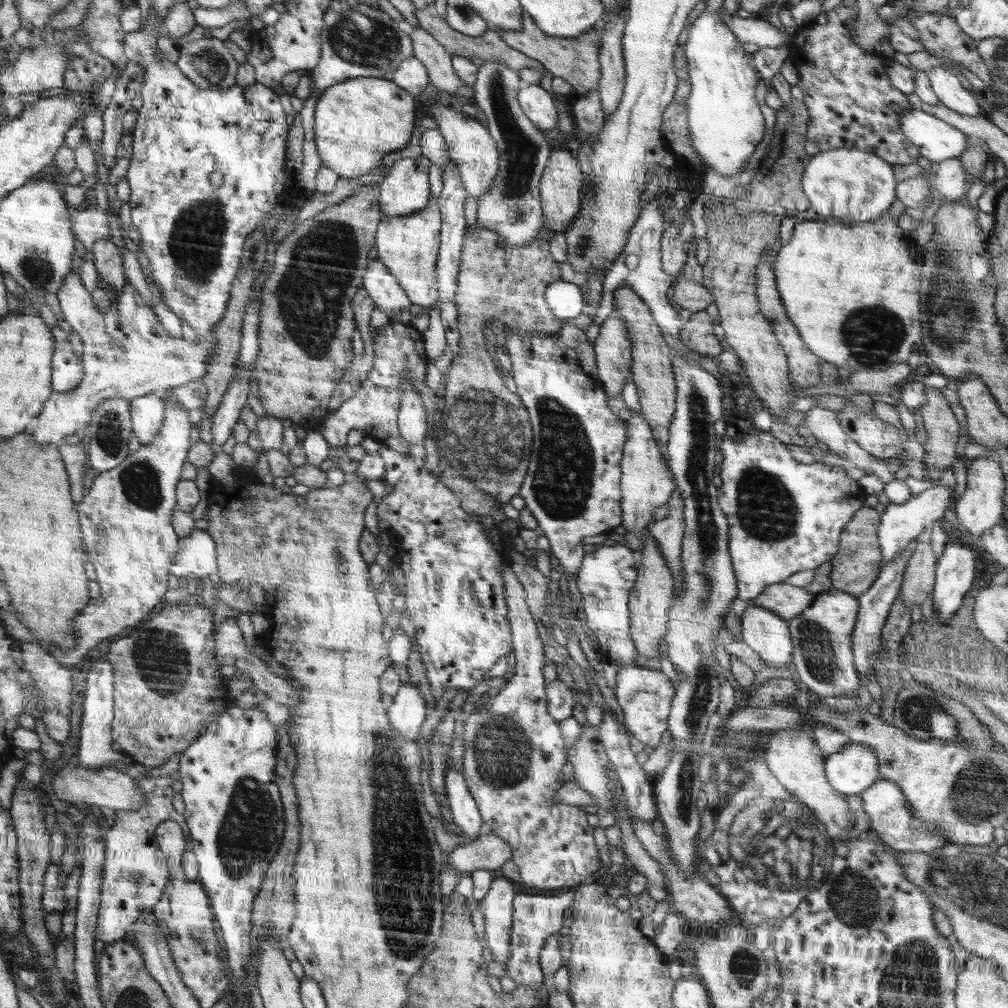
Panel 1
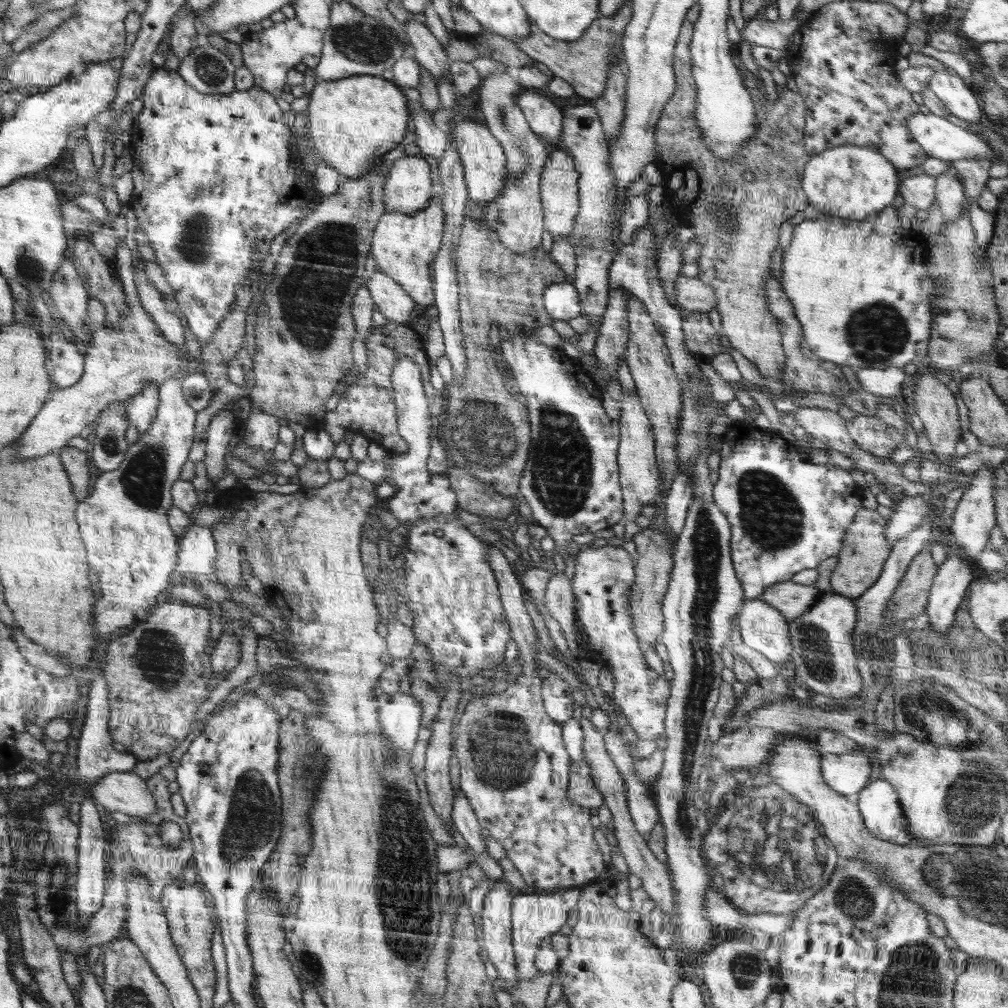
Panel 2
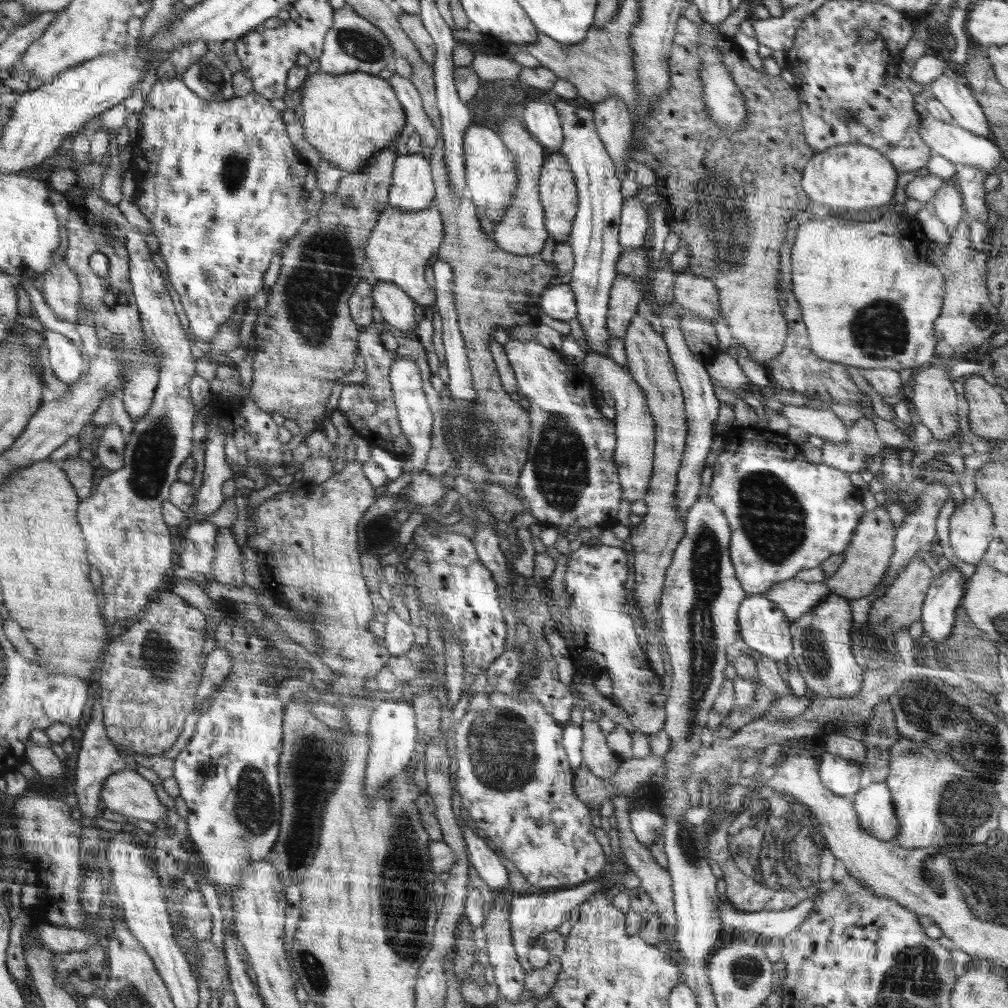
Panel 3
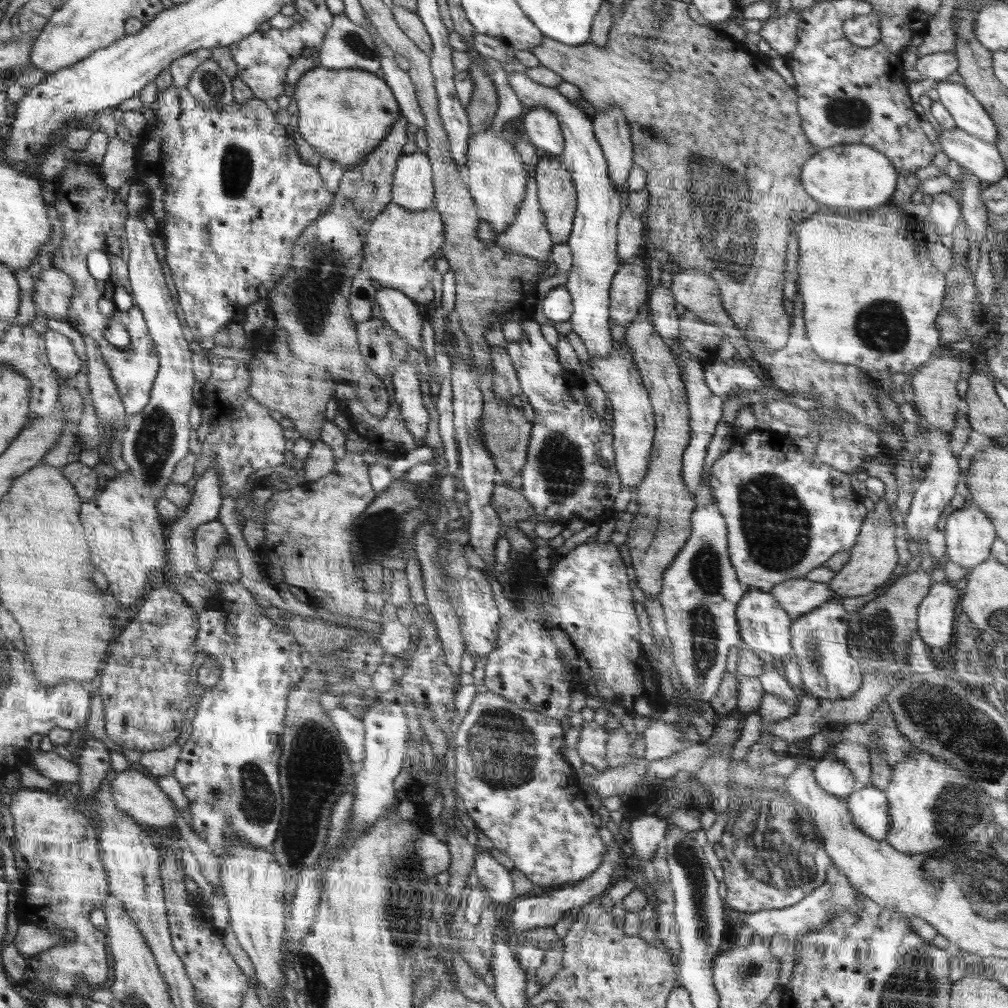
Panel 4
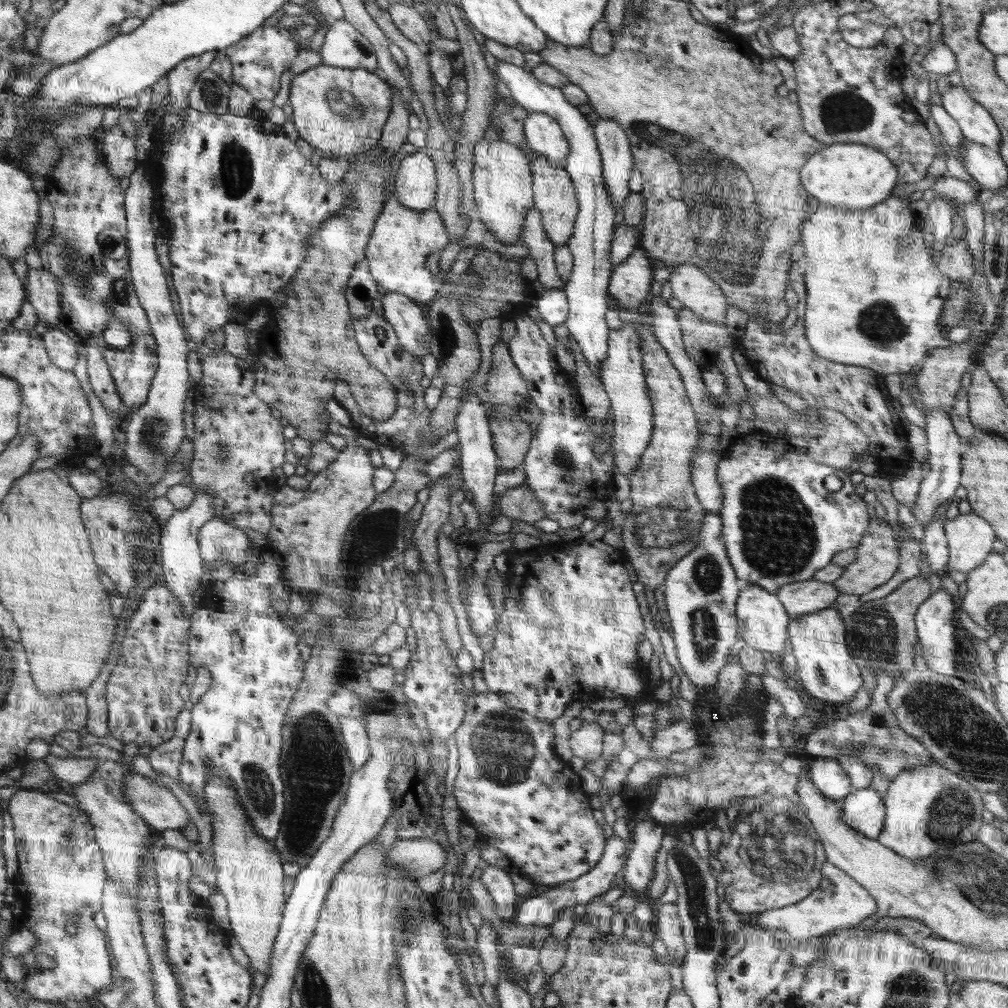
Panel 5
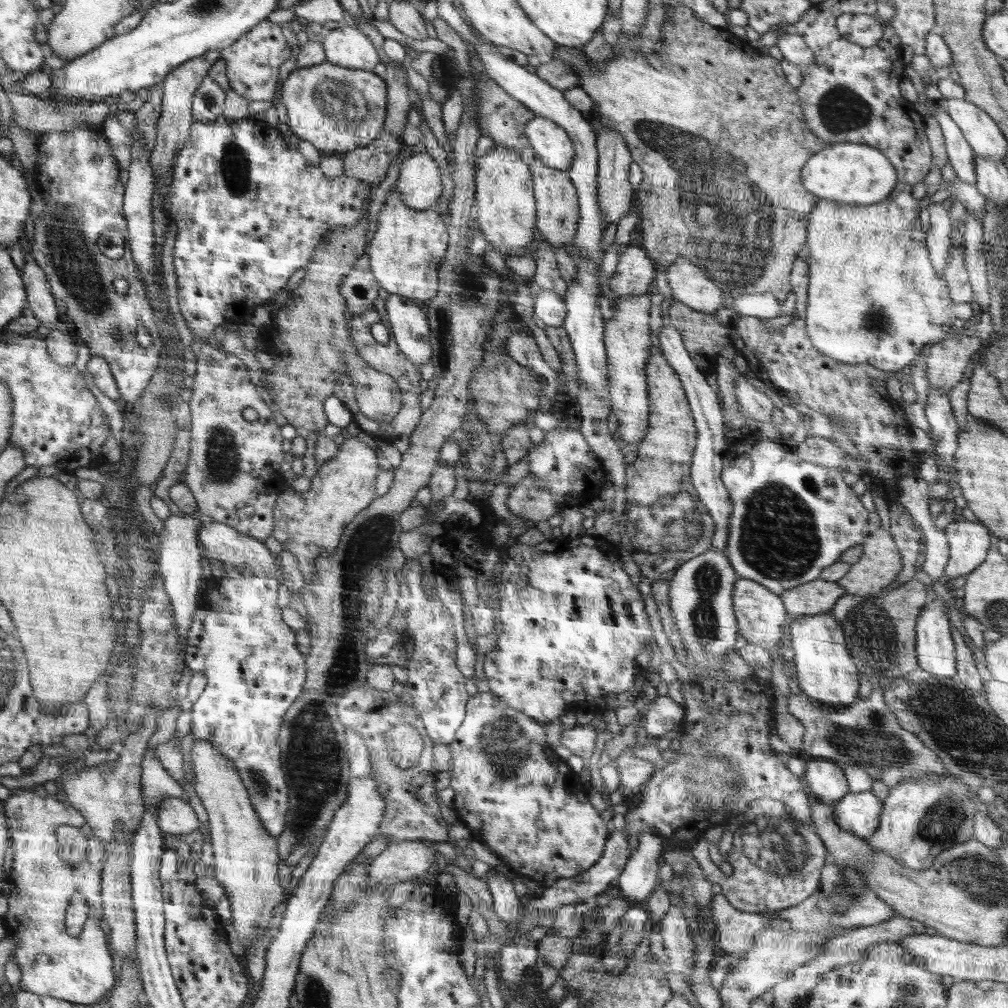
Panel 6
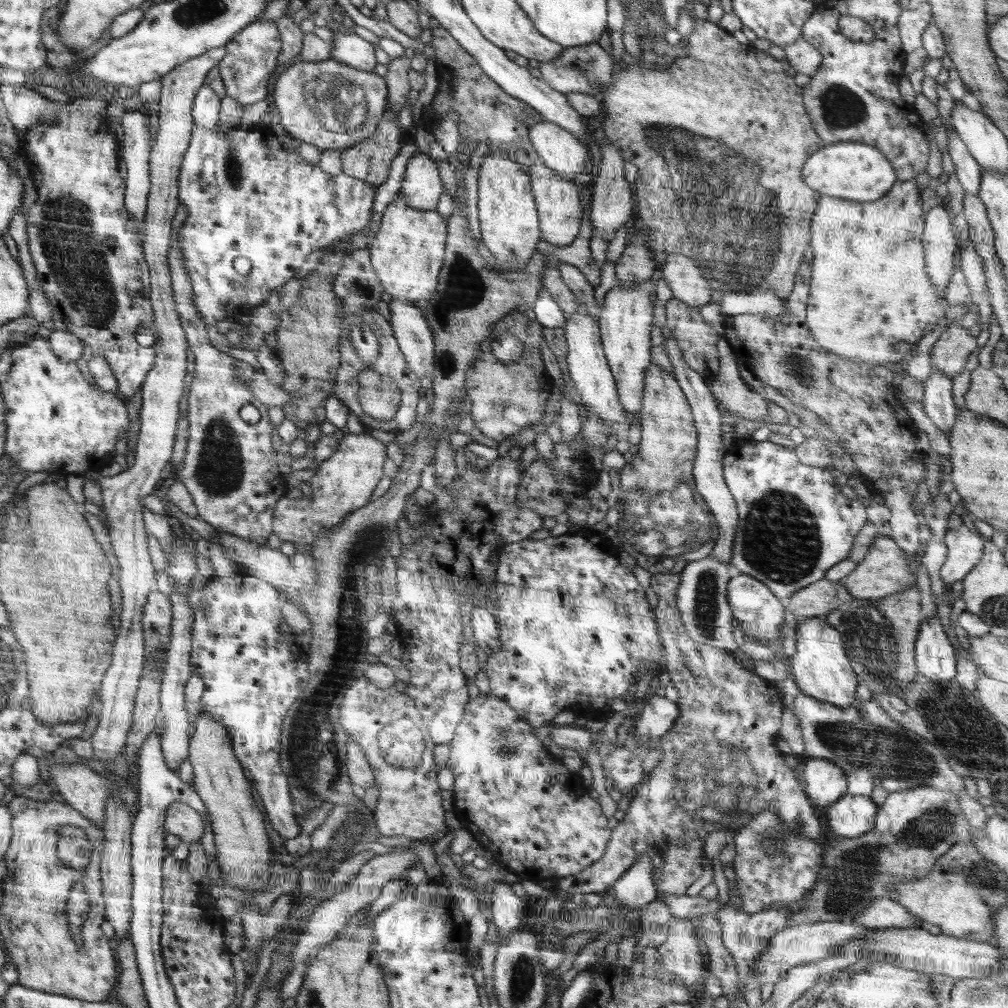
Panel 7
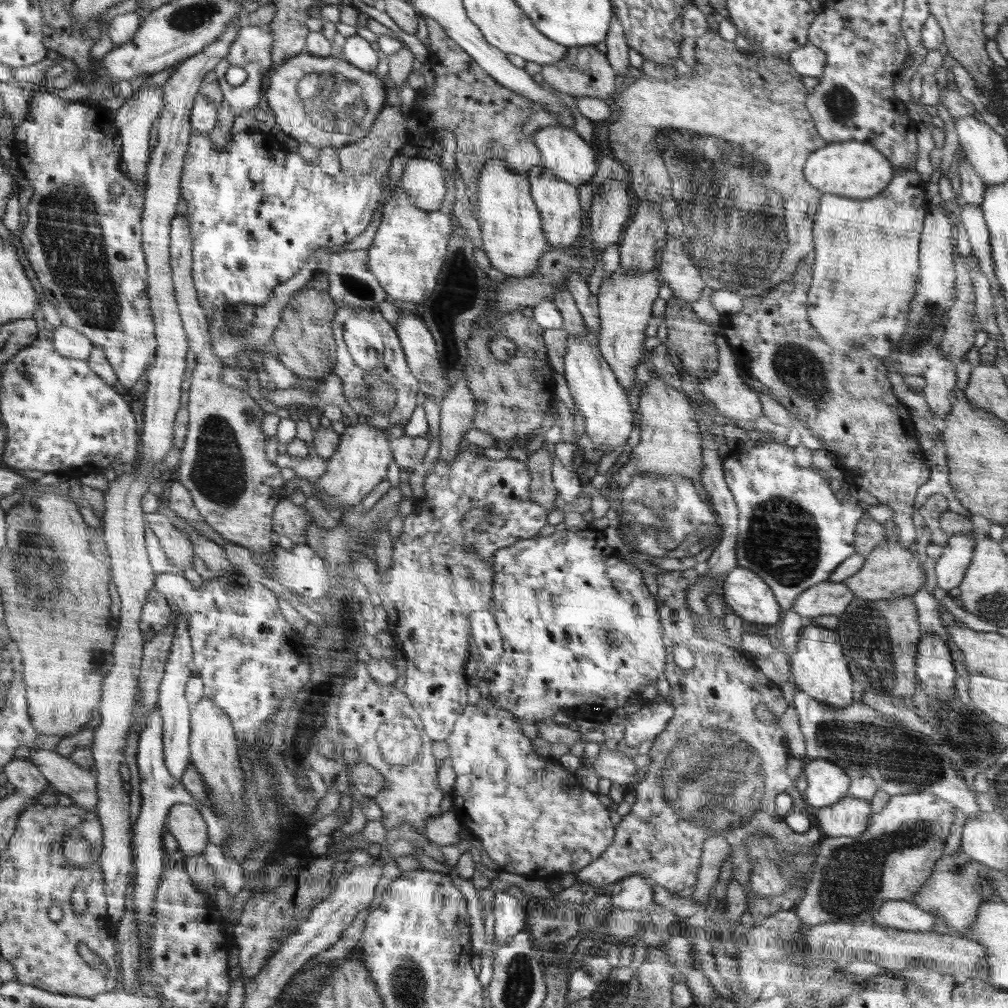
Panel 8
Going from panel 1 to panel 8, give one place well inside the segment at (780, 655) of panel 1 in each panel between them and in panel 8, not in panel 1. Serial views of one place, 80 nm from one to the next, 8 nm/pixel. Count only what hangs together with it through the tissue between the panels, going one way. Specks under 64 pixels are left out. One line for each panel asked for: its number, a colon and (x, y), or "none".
2: (764, 628)
3: (762, 625)
4: (763, 624)
5: (763, 623)
6: (760, 615)
7: (752, 603)
8: (747, 595)

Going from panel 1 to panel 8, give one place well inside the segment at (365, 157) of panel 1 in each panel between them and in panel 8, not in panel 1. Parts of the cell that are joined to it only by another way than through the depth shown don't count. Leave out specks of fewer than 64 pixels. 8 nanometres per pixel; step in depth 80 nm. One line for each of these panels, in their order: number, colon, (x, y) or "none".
2: (352, 122)
3: (350, 118)
4: (345, 114)
5: (342, 112)
6: (336, 109)
7: (328, 104)
8: (318, 100)

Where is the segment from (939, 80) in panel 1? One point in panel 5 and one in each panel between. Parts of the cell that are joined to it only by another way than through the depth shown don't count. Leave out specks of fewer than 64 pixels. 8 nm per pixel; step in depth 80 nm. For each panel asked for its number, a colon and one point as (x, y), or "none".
2: (958, 98)
3: (953, 93)
4: (968, 114)
5: (976, 124)

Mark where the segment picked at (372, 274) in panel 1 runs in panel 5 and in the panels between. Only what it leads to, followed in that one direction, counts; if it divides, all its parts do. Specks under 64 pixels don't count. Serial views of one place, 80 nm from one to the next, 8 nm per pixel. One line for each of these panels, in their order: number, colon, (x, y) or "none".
2: (390, 298)
3: (396, 305)
4: (400, 311)
5: (410, 323)

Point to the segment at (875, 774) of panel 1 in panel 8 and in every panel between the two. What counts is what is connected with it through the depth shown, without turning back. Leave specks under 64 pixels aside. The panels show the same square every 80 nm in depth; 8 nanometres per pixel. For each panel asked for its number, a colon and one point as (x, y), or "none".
2: (847, 774)
3: (842, 776)
4: (833, 776)
5: (828, 776)
6: (825, 780)
7: (826, 782)
8: (826, 783)

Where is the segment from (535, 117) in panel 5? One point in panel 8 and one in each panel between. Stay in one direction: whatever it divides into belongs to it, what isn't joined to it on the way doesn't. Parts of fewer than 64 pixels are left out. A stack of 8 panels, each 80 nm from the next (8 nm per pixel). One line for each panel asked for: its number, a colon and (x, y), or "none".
6: (552, 144)
7: (559, 150)
8: (570, 158)

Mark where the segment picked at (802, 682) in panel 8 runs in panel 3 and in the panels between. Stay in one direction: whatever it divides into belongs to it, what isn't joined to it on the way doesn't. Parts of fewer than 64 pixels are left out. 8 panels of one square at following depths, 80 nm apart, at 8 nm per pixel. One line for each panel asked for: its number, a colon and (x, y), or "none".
3: (822, 644)
4: (819, 639)
5: (827, 671)
6: (826, 673)
7: (821, 669)

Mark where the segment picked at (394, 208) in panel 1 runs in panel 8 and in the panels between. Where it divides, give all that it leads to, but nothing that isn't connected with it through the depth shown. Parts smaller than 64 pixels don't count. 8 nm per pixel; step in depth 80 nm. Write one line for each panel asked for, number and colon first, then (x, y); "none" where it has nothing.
2: (408, 189)
3: (412, 190)
4: (412, 182)
5: (415, 184)
6: (419, 184)
7: (421, 184)
8: (422, 178)

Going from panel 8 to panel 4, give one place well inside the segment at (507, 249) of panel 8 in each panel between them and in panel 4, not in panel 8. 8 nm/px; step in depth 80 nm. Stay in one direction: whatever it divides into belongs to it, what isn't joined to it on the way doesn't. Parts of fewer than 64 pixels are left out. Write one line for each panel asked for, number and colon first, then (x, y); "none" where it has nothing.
4: (496, 176)
5: (502, 175)
6: (505, 208)
7: (510, 224)

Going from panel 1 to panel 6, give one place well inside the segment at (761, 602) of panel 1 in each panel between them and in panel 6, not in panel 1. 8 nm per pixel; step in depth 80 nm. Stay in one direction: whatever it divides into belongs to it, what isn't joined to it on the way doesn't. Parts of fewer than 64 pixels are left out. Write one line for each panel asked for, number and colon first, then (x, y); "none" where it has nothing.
2: (791, 599)
3: (794, 597)
4: (799, 596)
5: (801, 598)
6: (820, 596)

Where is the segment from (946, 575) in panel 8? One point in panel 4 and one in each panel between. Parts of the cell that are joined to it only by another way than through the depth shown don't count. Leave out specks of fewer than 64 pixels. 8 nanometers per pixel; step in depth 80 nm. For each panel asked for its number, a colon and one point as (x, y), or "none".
4: (969, 534)
5: (970, 539)
6: (969, 542)
7: (965, 546)

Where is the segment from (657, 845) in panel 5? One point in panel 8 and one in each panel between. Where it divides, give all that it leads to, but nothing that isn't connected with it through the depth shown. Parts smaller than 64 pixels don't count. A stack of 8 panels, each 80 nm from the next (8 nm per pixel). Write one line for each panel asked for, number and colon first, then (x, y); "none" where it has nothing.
6: (639, 879)
7: (636, 888)
8: (634, 892)

